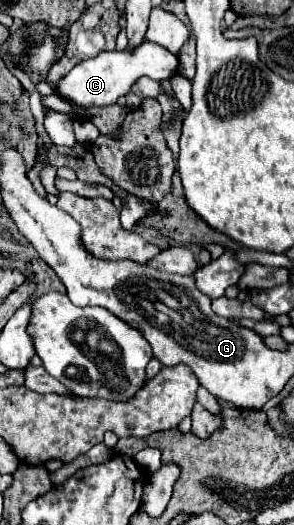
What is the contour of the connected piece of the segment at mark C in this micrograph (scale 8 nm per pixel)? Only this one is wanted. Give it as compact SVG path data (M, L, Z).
M143 42L135 52L123 50L111 50L111 52L101 52L95 58L83 60L79 62L75 68L71 68L69 74L65 74L57 84L55 84L55 92L77 104L83 108L91 108L91 106L111 106L117 102L119 96L129 94L131 86L141 78L141 76L149 76L157 82L161 80L169 80L175 72L177 72L177 56L173 56L169 50L165 50L159 44L153 42Z

